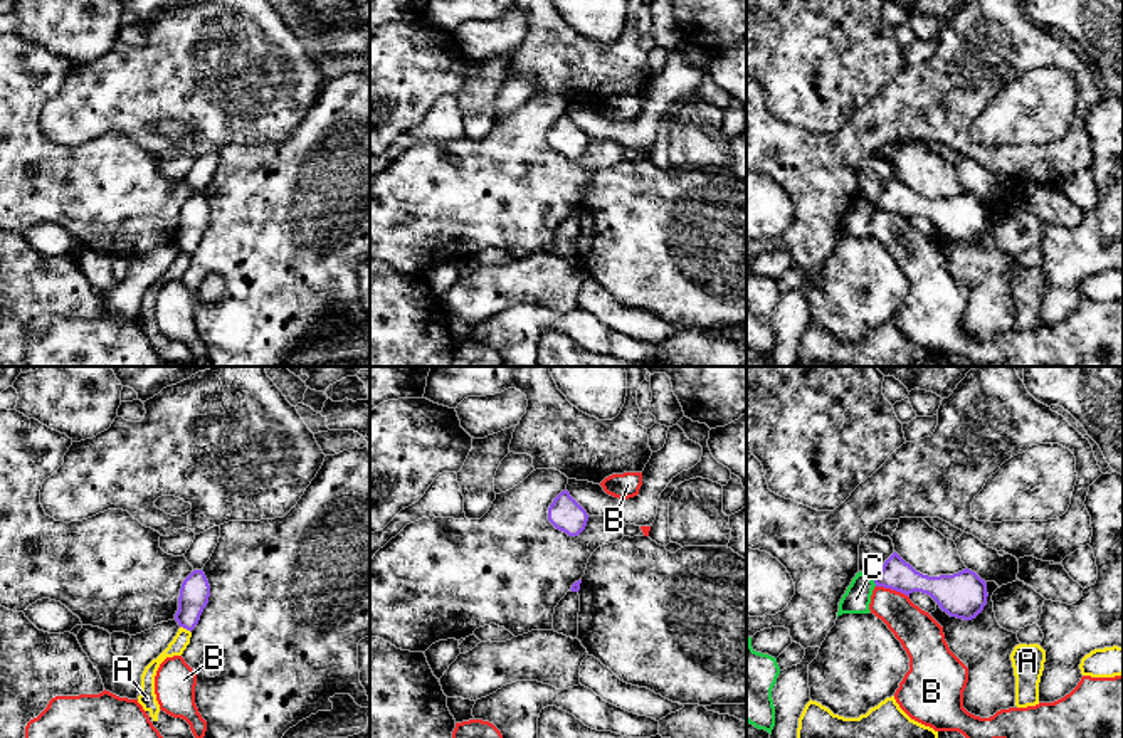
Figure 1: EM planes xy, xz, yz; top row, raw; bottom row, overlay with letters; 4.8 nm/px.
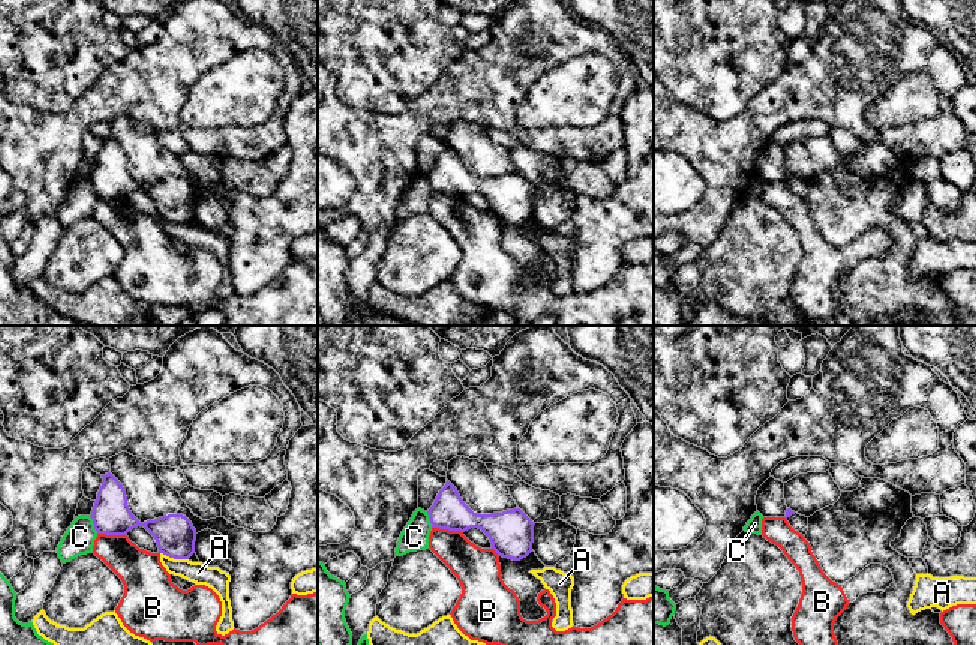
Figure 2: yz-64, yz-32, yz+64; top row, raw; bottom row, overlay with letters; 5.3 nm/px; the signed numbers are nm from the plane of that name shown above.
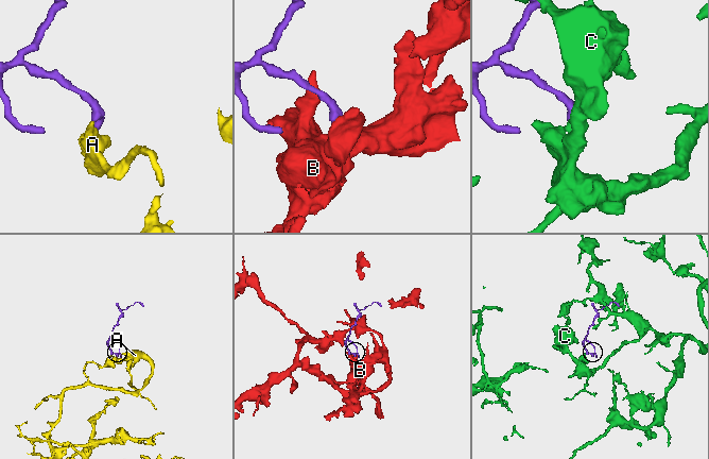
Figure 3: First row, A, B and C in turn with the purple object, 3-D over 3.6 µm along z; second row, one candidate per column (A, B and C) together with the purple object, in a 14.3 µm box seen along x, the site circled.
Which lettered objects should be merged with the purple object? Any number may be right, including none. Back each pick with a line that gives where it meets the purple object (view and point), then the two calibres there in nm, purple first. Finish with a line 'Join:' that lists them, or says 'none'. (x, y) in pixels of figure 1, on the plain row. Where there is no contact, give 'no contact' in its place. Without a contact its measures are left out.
Join: none

